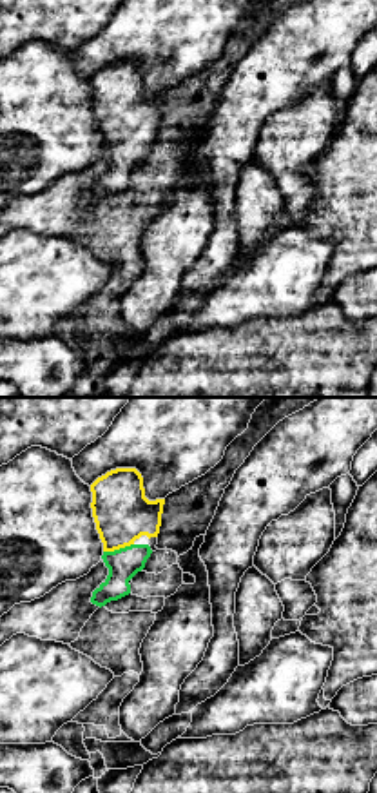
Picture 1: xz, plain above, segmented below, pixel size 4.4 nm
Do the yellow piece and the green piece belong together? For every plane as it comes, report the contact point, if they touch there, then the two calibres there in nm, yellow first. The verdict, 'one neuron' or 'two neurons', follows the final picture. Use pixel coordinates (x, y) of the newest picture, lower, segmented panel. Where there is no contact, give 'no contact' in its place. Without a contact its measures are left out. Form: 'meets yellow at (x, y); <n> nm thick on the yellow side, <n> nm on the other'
meets yellow at (118, 548); 260 nm thick on the yellow side, 140 nm on the other

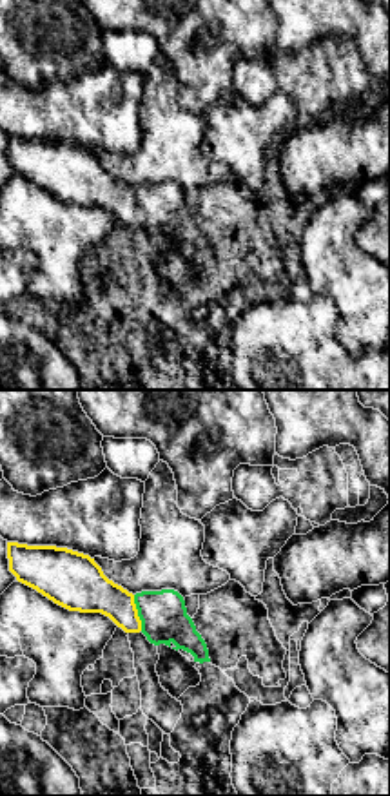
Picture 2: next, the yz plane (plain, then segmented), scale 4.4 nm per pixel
meets yellow at (136, 613); 200 nm thick on the yellow side, 220 nm on the other

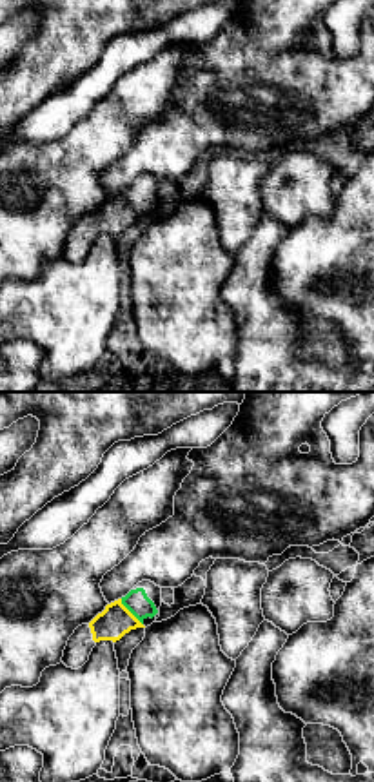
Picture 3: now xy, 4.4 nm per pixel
meets yellow at (129, 612); 150 nm thick on the yellow side, 110 nm on the other

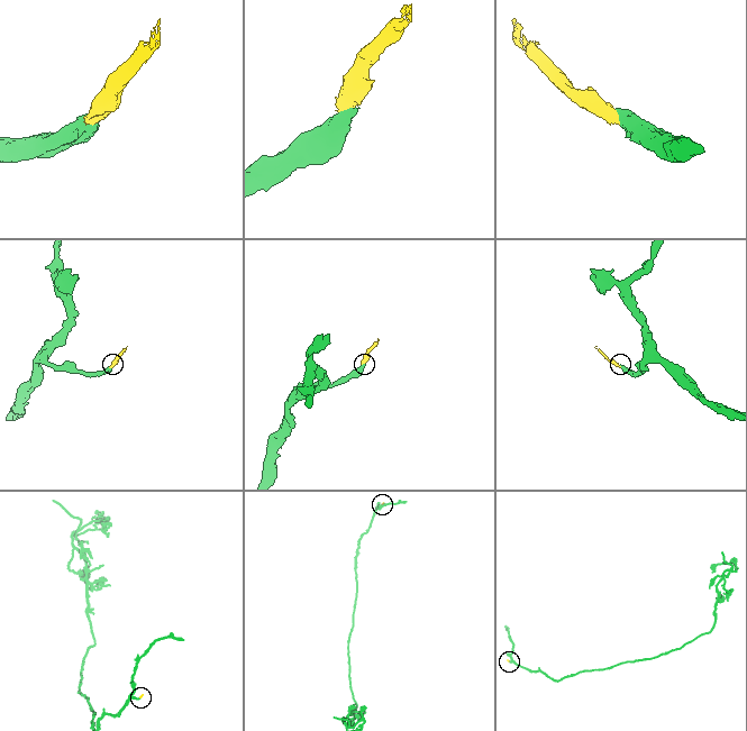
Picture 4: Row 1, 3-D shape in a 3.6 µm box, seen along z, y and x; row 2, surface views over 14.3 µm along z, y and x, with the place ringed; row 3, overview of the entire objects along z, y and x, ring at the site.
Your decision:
one neuron

